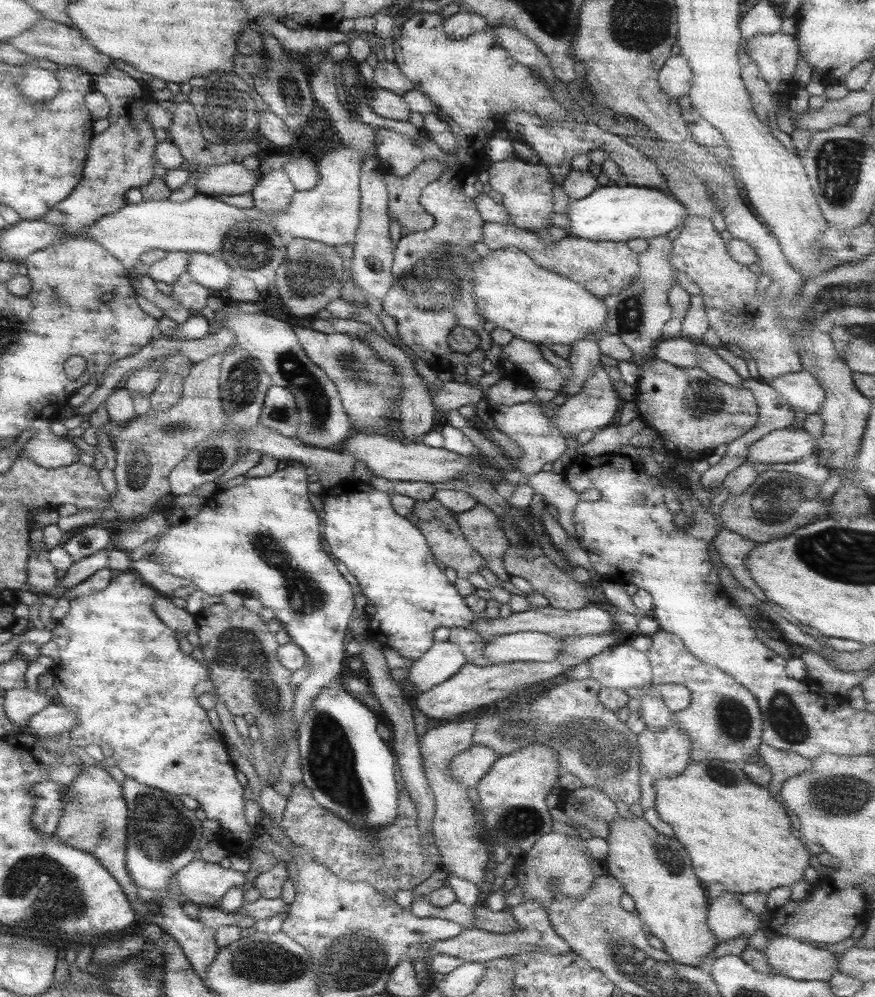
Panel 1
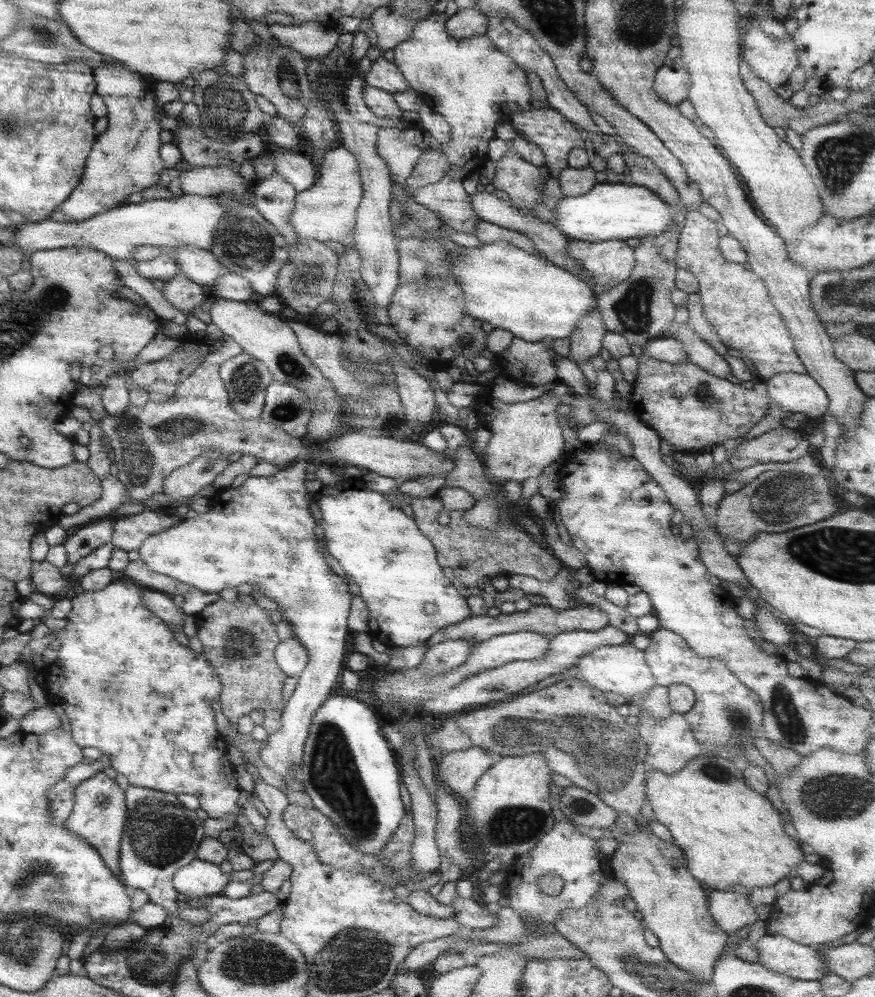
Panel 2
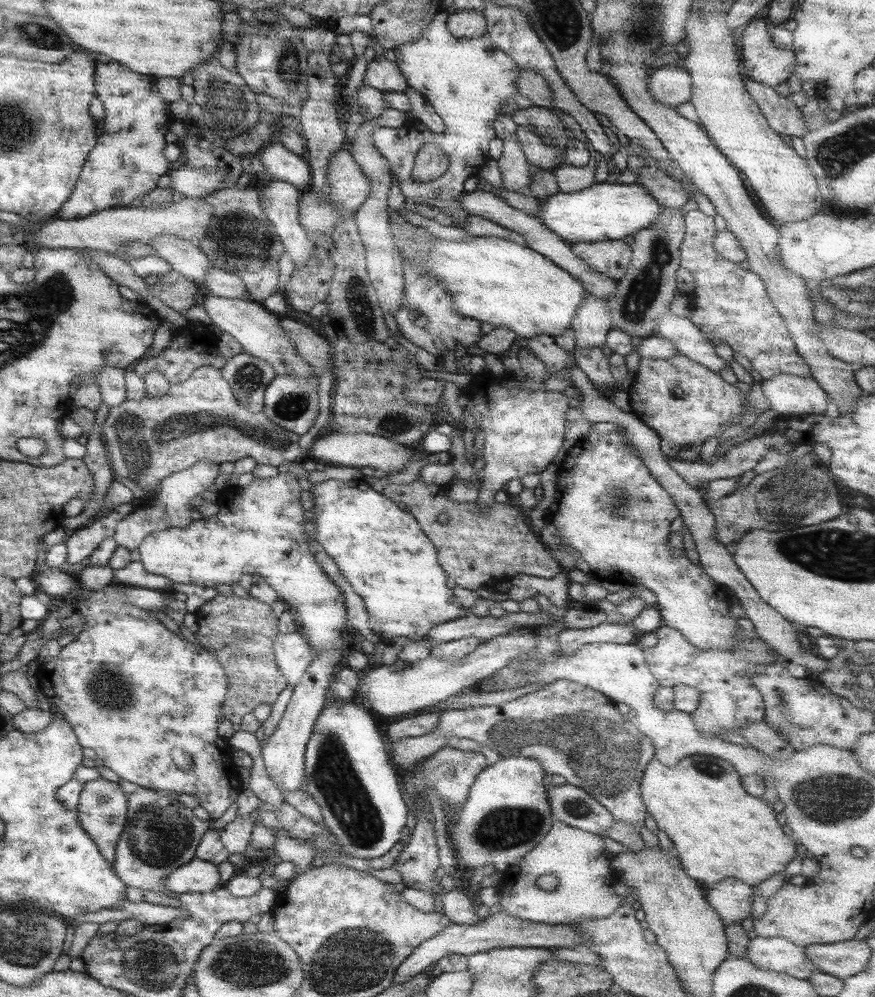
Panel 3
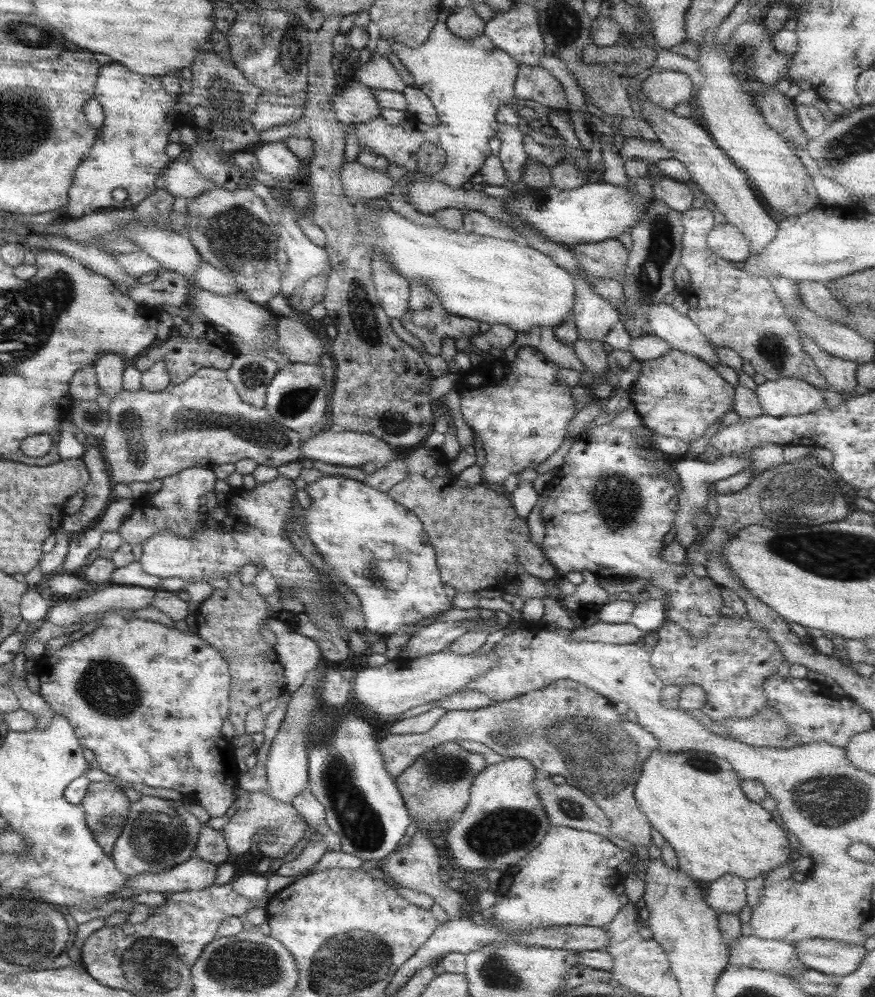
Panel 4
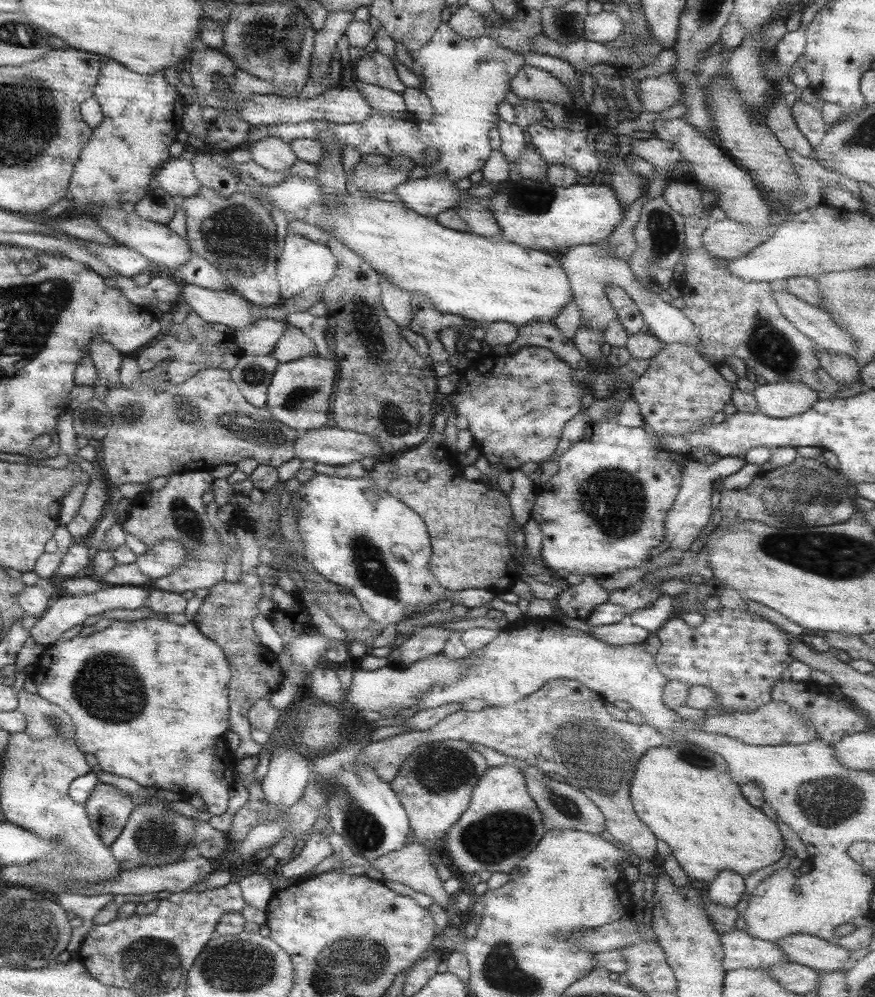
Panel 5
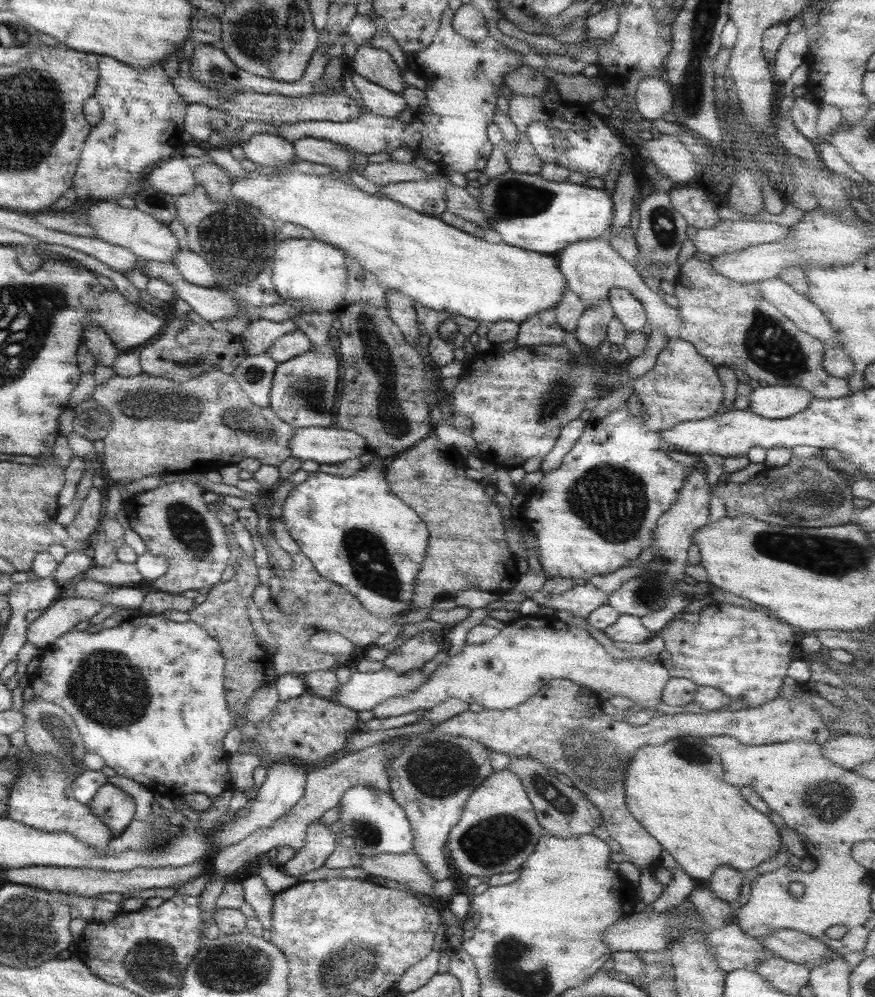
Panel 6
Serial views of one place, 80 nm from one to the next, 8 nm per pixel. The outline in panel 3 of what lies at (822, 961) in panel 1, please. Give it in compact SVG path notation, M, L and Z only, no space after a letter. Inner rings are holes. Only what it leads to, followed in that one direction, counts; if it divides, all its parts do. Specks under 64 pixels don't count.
M754 937L748 942L743 960L760 970L806 980L816 969L805 960L804 947L781 937Z

